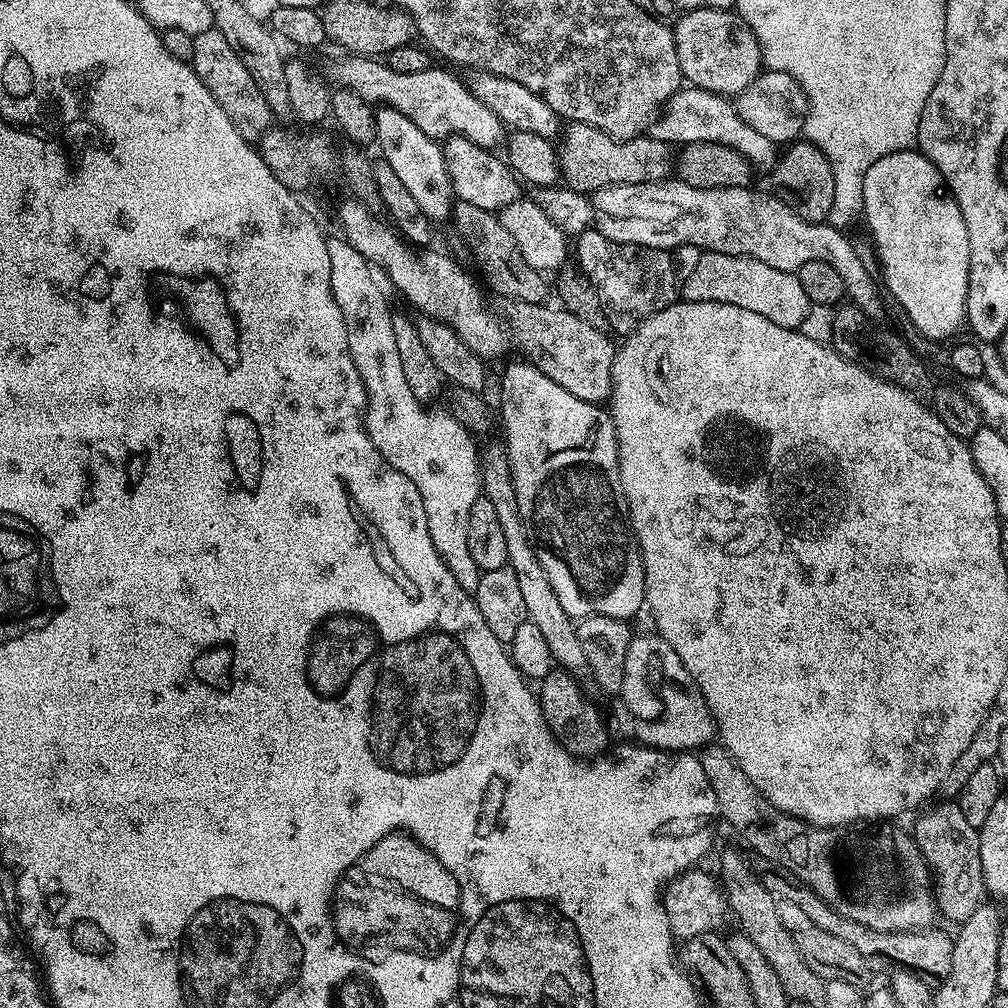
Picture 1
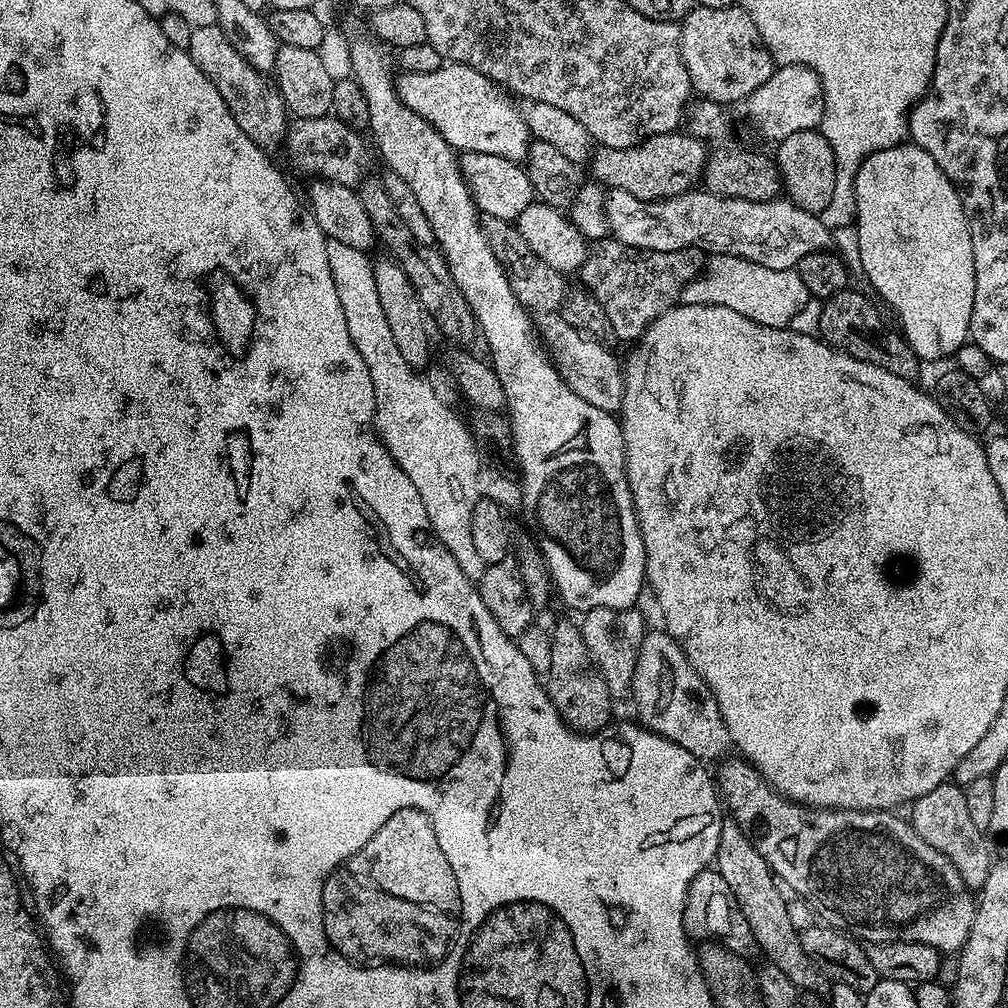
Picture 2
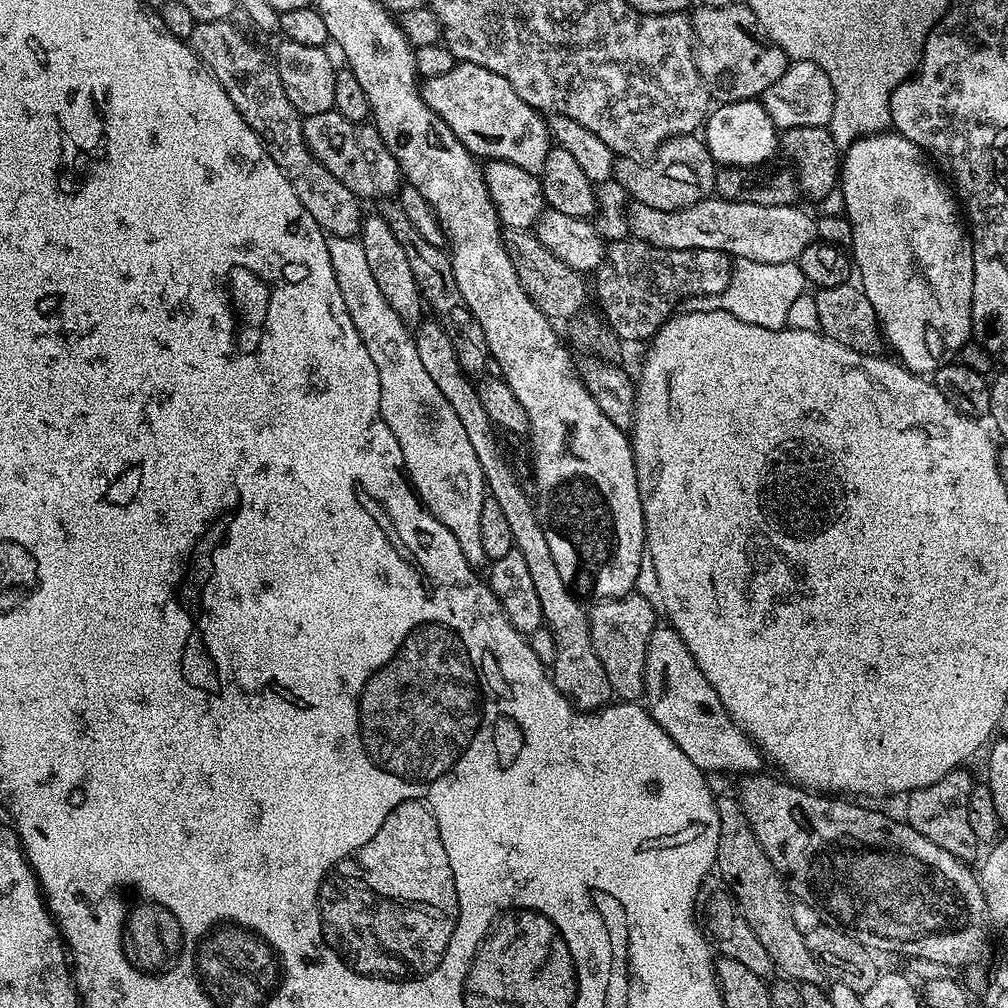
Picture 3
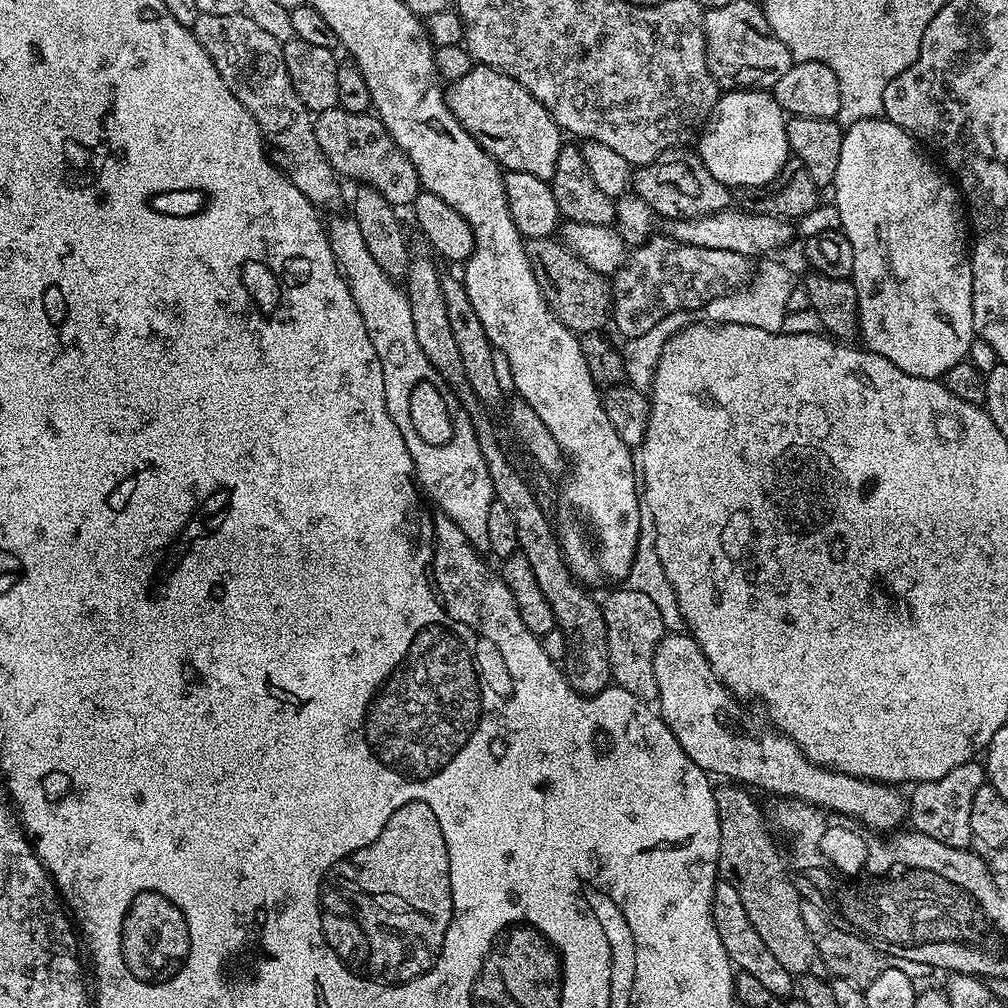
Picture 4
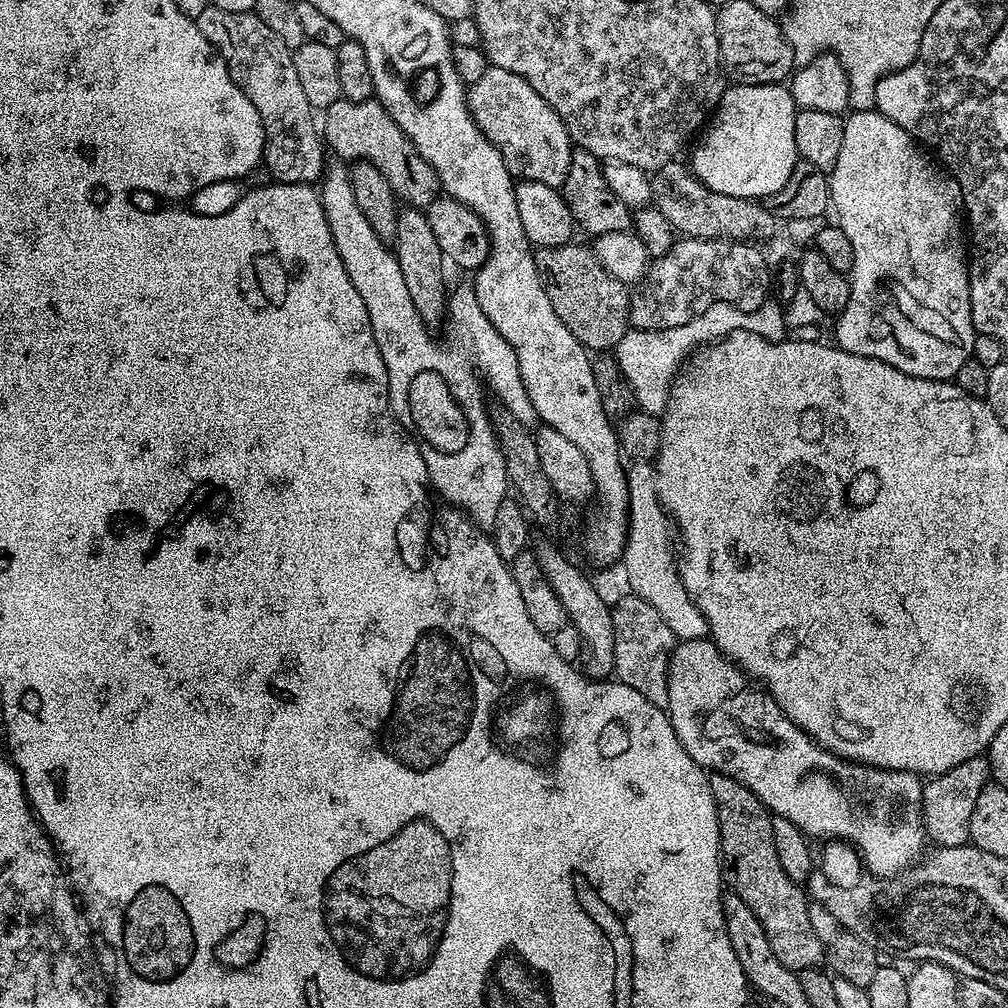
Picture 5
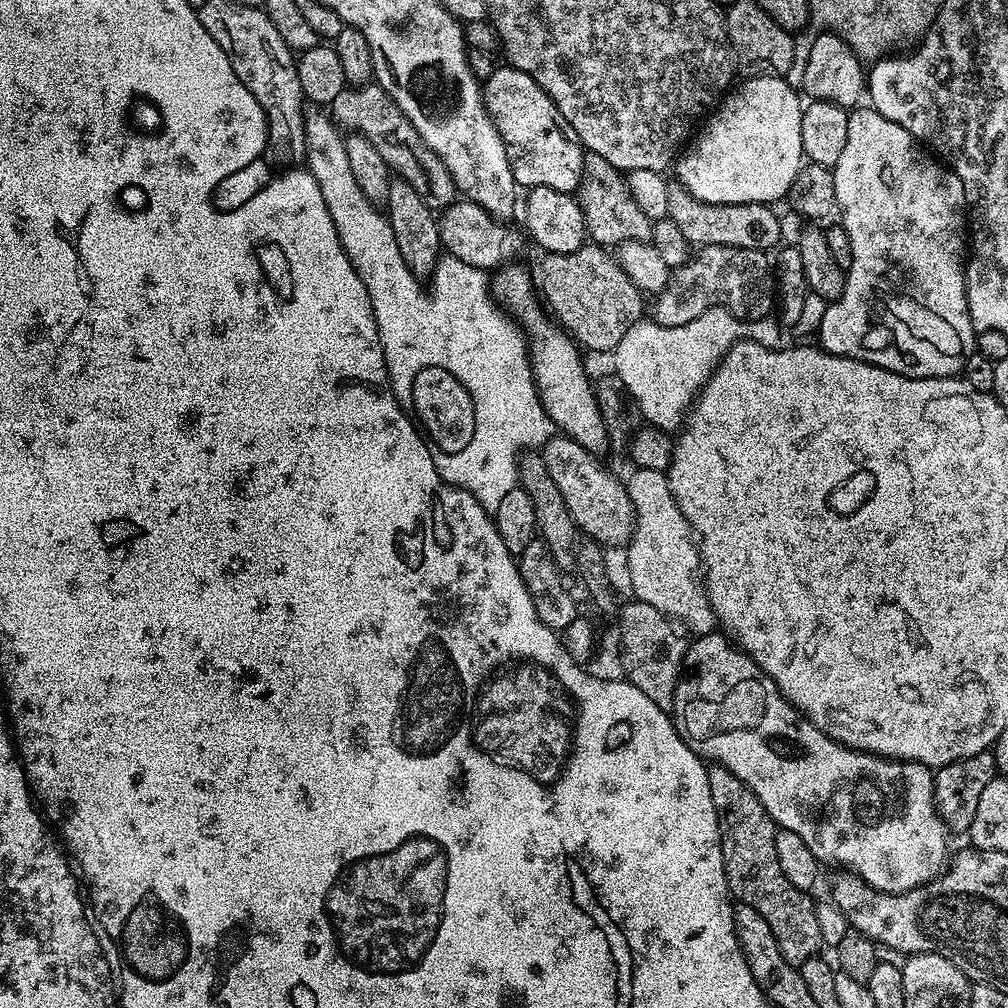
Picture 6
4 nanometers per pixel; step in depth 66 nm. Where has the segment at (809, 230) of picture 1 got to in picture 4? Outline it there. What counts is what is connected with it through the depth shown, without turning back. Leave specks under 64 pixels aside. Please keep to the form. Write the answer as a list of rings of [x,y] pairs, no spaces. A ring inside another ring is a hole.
[[[729,206],[724,211],[715,212],[709,216],[667,221],[667,235],[671,239],[677,240],[679,244],[702,246],[710,250],[734,250],[734,254],[742,254],[749,258],[767,257],[769,254],[775,253],[772,252],[775,248],[784,248],[791,242],[793,225],[787,219],[768,216],[764,212],[755,210],[735,212],[734,209],[735,207]]]

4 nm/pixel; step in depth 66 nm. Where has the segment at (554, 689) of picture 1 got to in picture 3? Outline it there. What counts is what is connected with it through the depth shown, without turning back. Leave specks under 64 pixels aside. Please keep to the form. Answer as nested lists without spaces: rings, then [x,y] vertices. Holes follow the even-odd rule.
[[[424,318],[415,325],[414,339],[418,358],[422,358],[422,366],[434,382],[438,382],[438,390],[442,390],[442,398],[450,402],[454,414],[458,414],[462,427],[470,437],[470,446],[474,446],[474,454],[478,454],[478,462],[482,466],[482,474],[487,495],[502,511],[510,525],[512,543],[526,558],[526,567],[530,570],[530,579],[534,581],[534,590],[538,590],[538,602],[542,602],[544,624],[554,634],[554,646],[558,651],[550,666],[550,675],[558,690],[576,705],[581,712],[595,712],[603,708],[613,699],[610,678],[606,678],[606,670],[602,670],[602,662],[592,645],[589,609],[579,604],[577,593],[562,582],[562,574],[558,574],[558,566],[554,566],[554,557],[550,554],[550,546],[546,542],[546,534],[542,534],[542,526],[538,522],[536,505],[533,497],[520,485],[514,469],[508,465],[504,452],[500,449],[497,429],[486,414],[486,406],[482,406],[482,398],[478,398],[473,377],[462,370],[458,362],[458,354],[454,354],[454,345],[449,335],[435,318]]]

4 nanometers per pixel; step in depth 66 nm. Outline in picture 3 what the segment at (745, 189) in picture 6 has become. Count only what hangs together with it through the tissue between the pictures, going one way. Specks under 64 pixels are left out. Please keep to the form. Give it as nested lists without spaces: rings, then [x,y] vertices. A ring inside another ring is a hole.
[[[759,99],[713,107],[703,125],[702,139],[717,165],[729,168],[758,168],[767,165],[778,152],[777,126]]]

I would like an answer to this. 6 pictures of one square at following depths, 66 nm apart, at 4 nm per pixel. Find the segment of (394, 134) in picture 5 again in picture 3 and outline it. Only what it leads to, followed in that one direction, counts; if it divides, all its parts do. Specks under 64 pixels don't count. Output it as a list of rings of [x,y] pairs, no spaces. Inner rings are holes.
[[[336,111],[310,114],[303,117],[302,134],[309,152],[318,158],[357,198],[376,196],[375,198],[392,198],[402,187],[402,175],[394,154],[382,142],[375,123],[350,122]]]

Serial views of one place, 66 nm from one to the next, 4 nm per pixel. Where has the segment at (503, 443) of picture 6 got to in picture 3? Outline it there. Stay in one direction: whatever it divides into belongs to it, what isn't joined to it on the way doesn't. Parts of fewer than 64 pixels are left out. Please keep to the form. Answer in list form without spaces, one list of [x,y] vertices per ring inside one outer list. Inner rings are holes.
[[[328,236],[330,250],[330,266],[334,266],[334,278],[338,278],[338,286],[342,290],[342,298],[346,298],[346,308],[354,318],[354,326],[358,326],[358,334],[362,342],[366,342],[366,350],[370,350],[370,358],[374,358],[374,366],[378,366],[380,379],[380,416],[394,430],[394,438],[398,438],[398,446],[402,446],[403,469],[420,501],[424,503],[450,534],[458,538],[458,546],[462,546],[462,554],[466,554],[466,562],[477,570],[489,563],[486,550],[482,550],[482,534],[480,520],[482,506],[486,499],[486,485],[482,466],[478,462],[478,454],[474,454],[474,446],[470,446],[470,437],[462,427],[458,414],[450,407],[450,402],[442,398],[442,390],[438,390],[438,382],[426,374],[422,366],[422,358],[418,358],[416,341],[409,325],[400,317],[400,313],[385,298],[384,292],[378,288],[378,282],[370,270],[366,259],[366,250],[362,250],[362,242],[356,236]]]

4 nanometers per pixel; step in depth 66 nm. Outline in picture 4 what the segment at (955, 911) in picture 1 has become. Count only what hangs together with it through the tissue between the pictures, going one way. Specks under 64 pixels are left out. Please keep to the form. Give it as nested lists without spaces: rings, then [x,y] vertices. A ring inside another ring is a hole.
[[[979,759],[962,762],[962,766],[954,766],[950,774],[942,774],[942,778],[934,778],[930,782],[922,782],[911,789],[908,801],[907,819],[912,820],[911,827],[917,832],[934,838],[934,842],[942,842],[942,846],[954,846],[967,849],[973,843],[970,830],[970,802],[974,802],[974,794],[986,783],[984,765]]]

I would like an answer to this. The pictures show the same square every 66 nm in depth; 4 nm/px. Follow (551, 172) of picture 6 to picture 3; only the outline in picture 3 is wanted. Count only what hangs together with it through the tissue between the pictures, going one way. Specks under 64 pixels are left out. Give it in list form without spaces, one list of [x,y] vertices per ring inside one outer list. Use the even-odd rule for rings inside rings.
[[[458,62],[450,74],[425,79],[422,91],[426,106],[430,106],[430,110],[454,130],[473,156],[485,161],[514,162],[514,166],[522,166],[522,170],[537,174],[546,166],[546,154],[554,147],[549,121],[522,102],[514,86],[510,86],[502,74],[494,74],[494,70],[486,70],[486,66]]]

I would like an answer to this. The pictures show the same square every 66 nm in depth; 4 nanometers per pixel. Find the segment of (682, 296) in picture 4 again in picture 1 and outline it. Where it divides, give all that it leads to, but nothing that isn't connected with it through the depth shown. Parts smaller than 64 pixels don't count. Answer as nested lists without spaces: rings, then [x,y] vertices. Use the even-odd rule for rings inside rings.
[[[595,227],[585,230],[574,240],[574,260],[594,286],[608,323],[621,334],[636,327],[647,316],[677,303],[681,299],[684,280],[698,266],[701,249],[683,244],[675,251],[637,244],[623,244],[606,238]]]

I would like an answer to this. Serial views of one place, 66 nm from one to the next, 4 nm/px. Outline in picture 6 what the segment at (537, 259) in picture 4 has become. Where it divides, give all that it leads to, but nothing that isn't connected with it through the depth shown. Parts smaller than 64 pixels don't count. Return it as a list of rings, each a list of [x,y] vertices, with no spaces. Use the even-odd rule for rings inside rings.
[[[586,242],[570,254],[550,252],[543,257],[545,260],[540,264],[540,276],[538,272],[538,288],[542,293],[543,303],[550,312],[552,307],[551,315],[558,321],[559,327],[581,349],[589,348],[592,352],[605,352],[605,354],[616,349],[618,342],[622,342],[622,334],[626,334],[626,330],[630,330],[630,326],[640,321],[646,312],[645,293],[641,292],[638,286],[634,286],[626,270],[622,270],[619,259],[608,252],[611,251],[607,247],[591,242]]]

